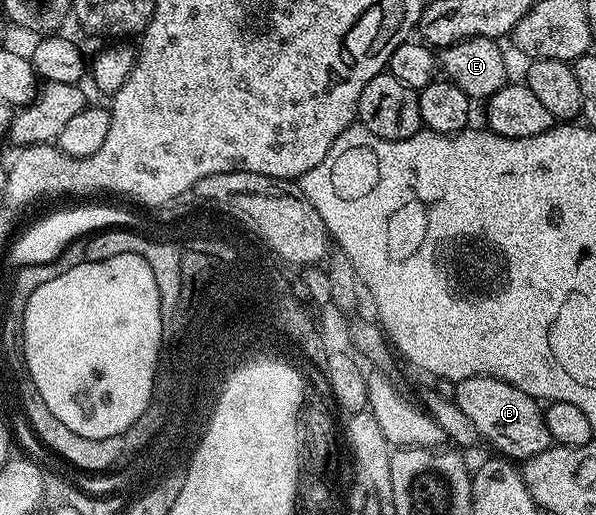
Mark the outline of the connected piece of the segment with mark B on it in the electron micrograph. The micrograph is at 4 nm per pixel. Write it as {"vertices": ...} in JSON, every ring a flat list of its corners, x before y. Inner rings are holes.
{"vertices":[[471,377,455,382,454,400,462,407,466,419,478,427,481,438,496,448,495,452,505,459,523,463,528,458,546,451,553,444,550,431,544,422,544,409,535,397,518,391,510,383,493,377]]}

